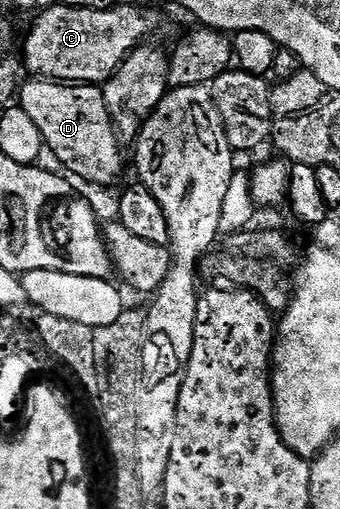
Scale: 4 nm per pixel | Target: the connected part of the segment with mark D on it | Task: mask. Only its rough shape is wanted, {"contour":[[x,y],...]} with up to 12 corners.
{"contour":[[32,77],[19,110],[69,176],[124,171],[103,90]]}

